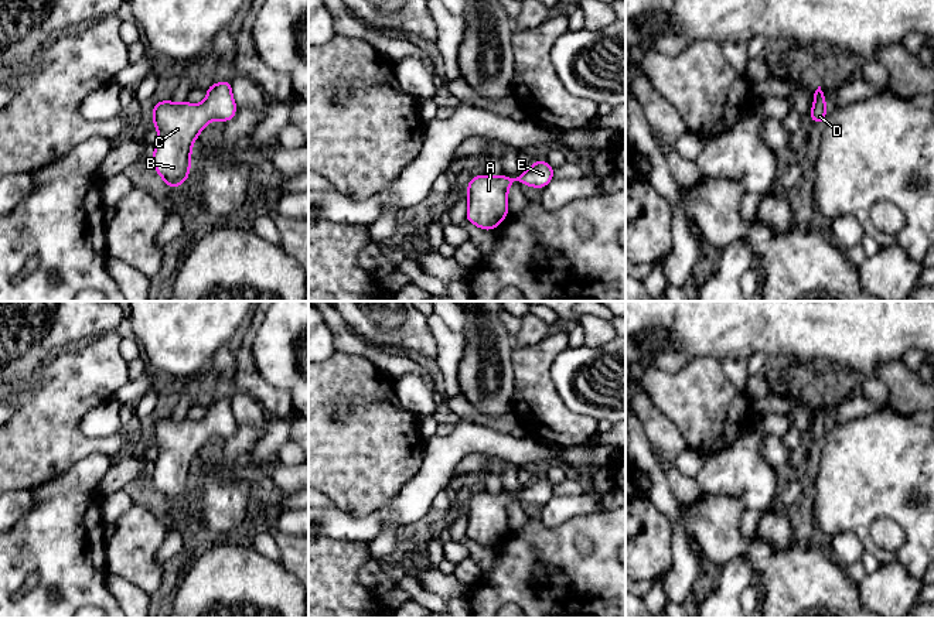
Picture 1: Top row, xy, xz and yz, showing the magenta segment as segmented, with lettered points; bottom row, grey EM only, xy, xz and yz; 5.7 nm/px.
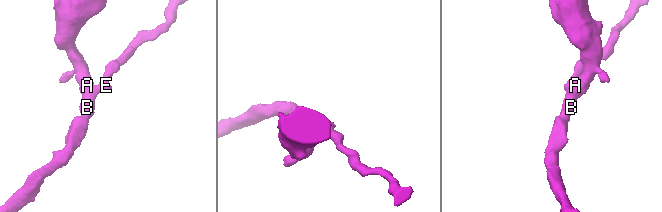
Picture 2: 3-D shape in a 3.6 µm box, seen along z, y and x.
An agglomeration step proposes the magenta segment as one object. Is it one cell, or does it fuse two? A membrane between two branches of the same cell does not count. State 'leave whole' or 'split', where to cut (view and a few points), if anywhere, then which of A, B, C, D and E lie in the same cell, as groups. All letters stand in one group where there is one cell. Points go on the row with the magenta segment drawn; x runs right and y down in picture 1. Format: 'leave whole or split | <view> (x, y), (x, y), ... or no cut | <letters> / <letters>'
leave whole | no cut | A B C D E

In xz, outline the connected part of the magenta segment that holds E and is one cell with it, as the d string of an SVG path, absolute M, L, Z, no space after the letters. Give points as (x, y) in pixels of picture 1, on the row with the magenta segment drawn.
M539 158L517 178L504 174L470 177L466 221L483 231L494 231L508 216L508 188L514 181L543 190L553 180L553 174L555 168Z

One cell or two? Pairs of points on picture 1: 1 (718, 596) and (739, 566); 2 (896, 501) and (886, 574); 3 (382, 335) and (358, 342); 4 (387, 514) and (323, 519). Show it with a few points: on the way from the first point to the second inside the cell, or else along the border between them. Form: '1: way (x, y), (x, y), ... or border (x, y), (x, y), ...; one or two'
1: way (725, 589), (738, 573); one
2: border (879, 564), (899, 563), (917, 579); two
3: border (341, 316), (367, 341), (389, 348); two
4: way (371, 525), (338, 523); one

